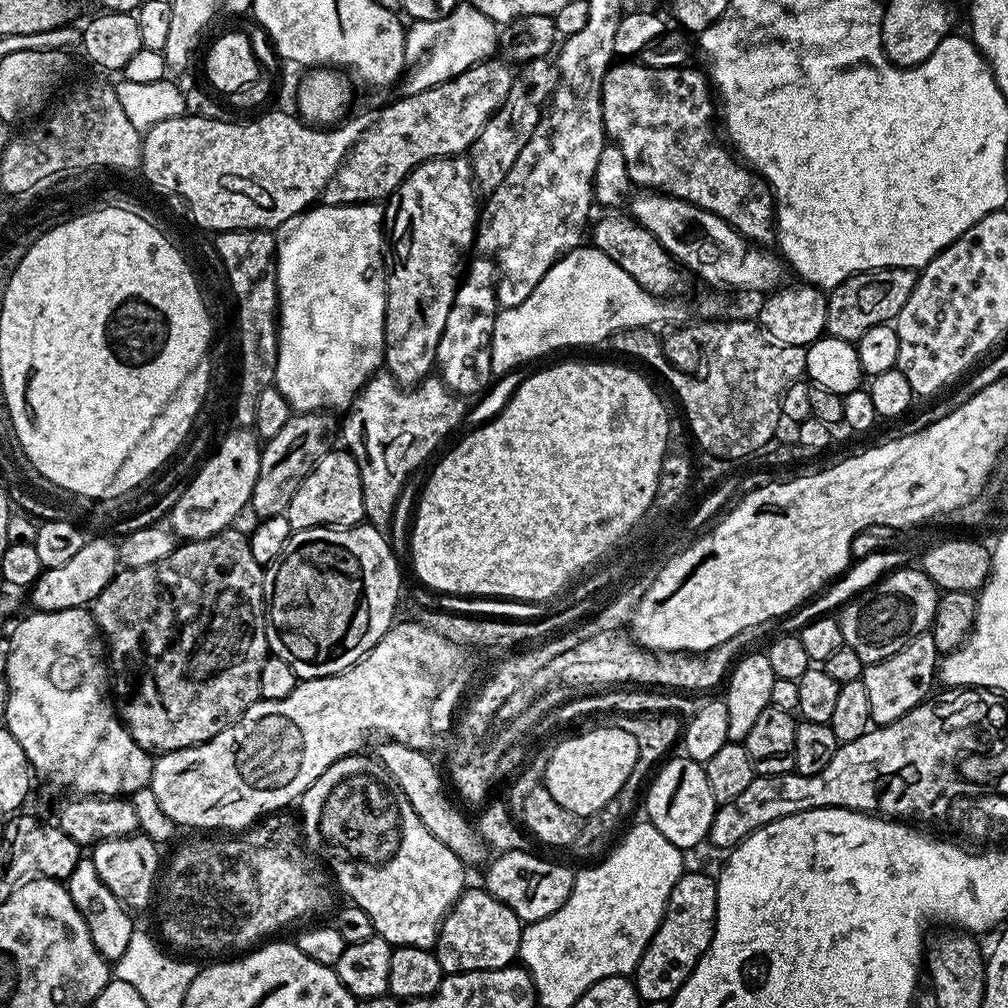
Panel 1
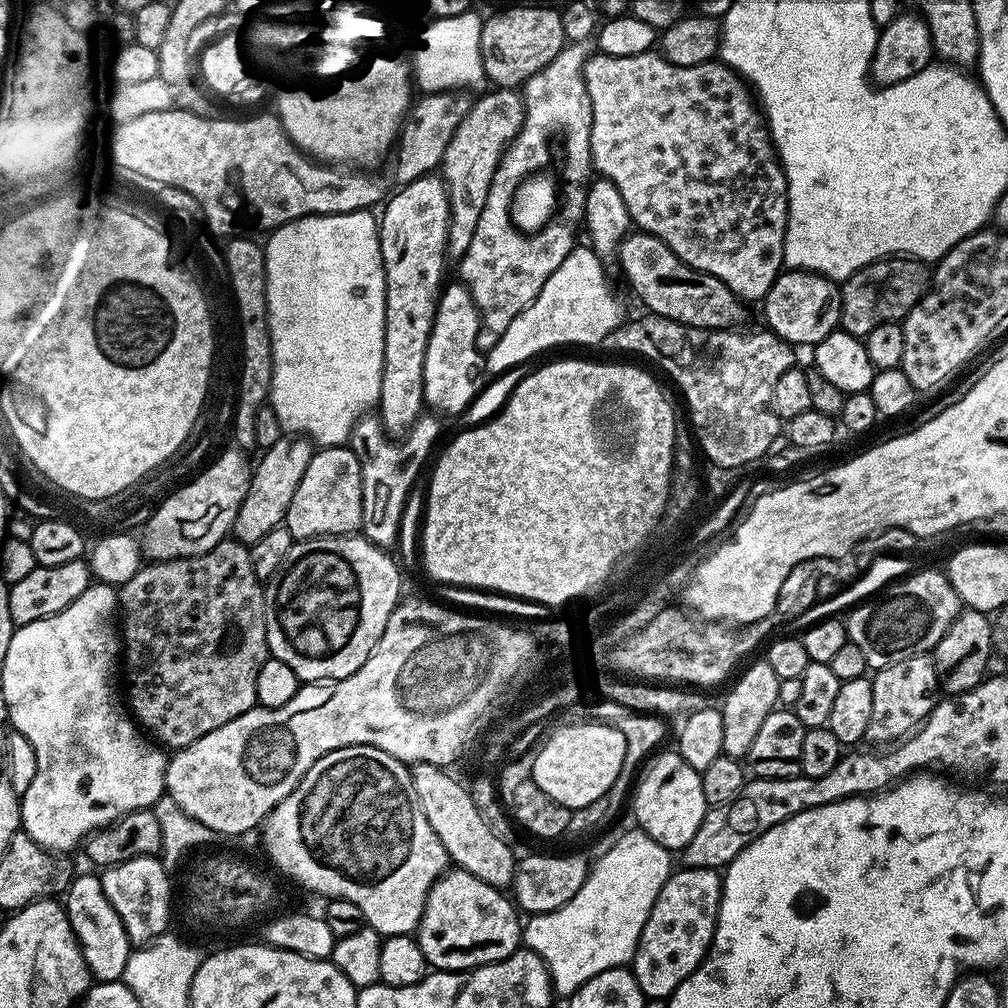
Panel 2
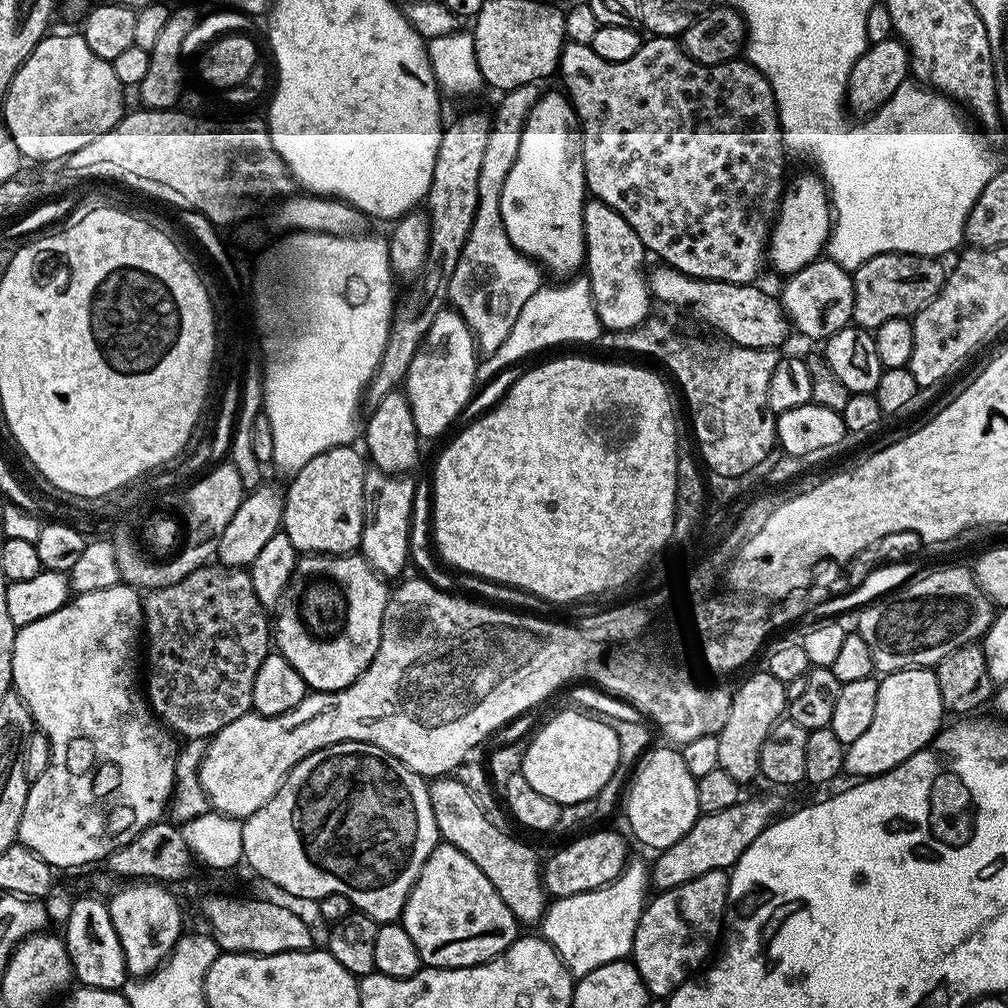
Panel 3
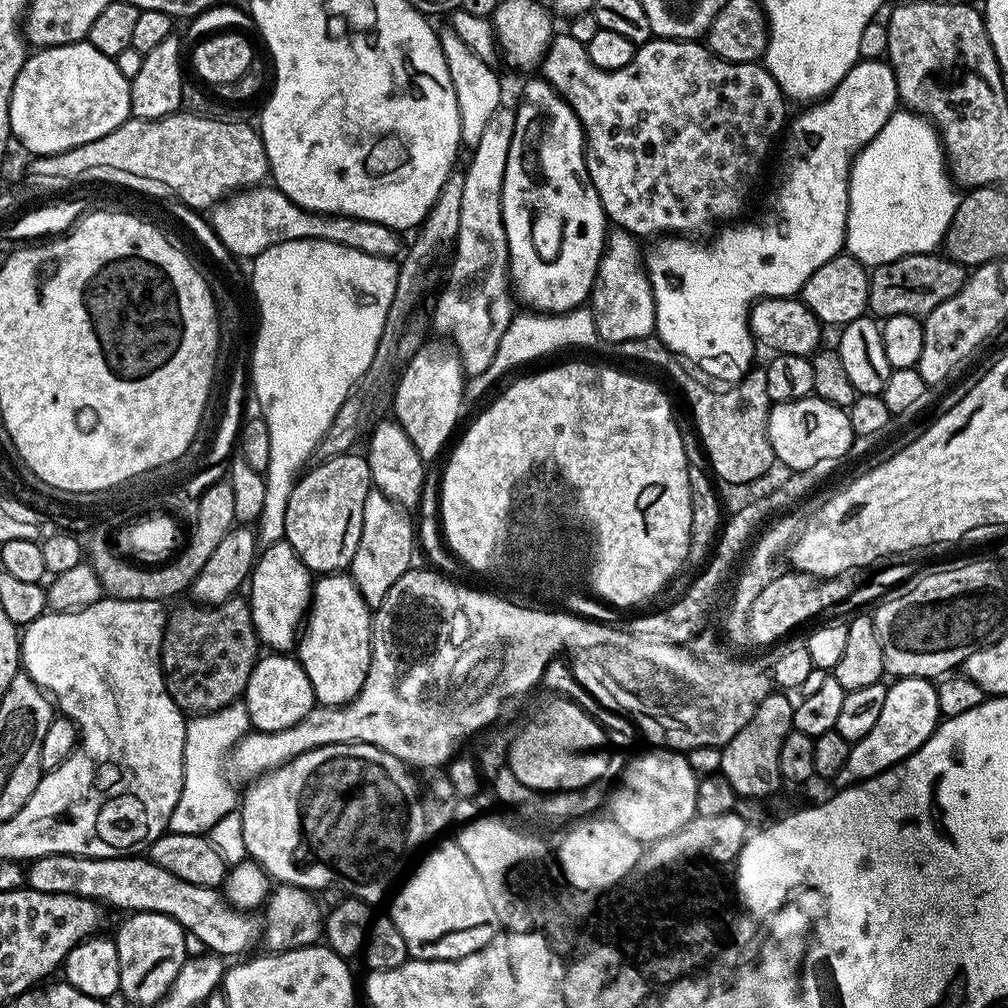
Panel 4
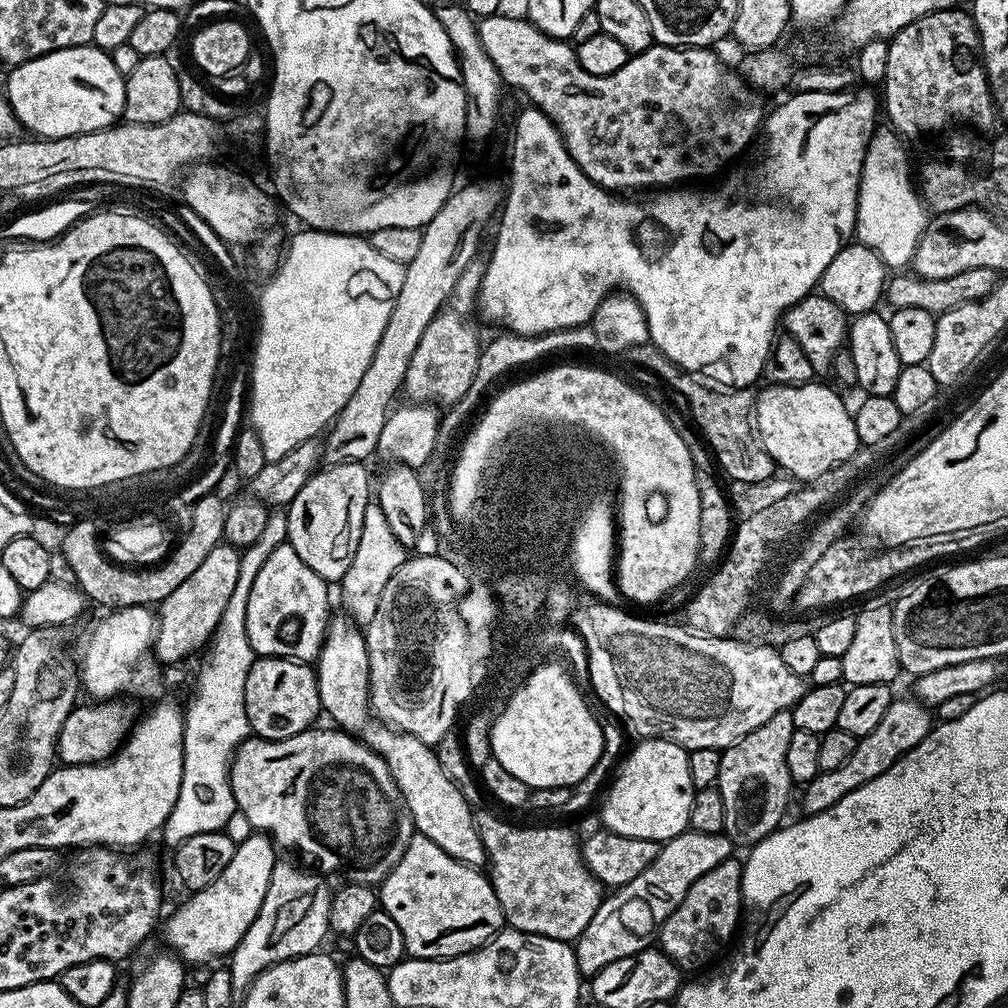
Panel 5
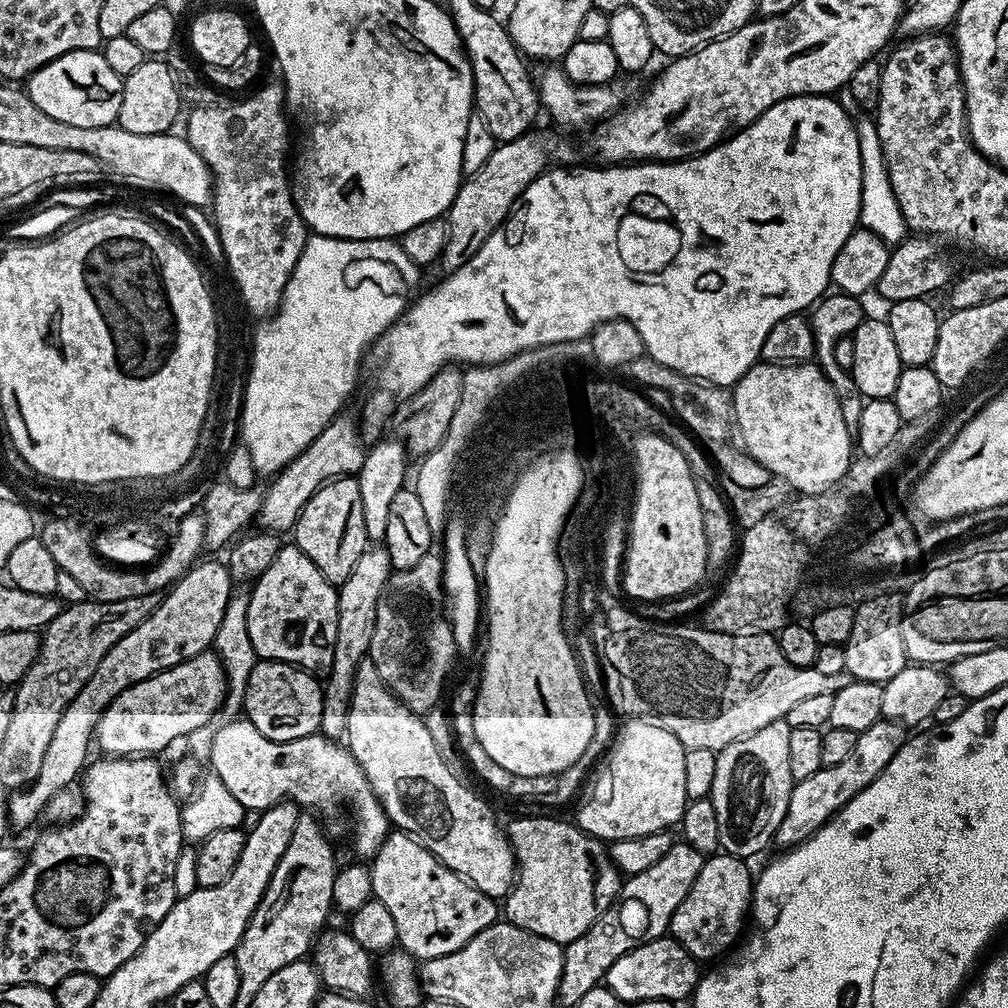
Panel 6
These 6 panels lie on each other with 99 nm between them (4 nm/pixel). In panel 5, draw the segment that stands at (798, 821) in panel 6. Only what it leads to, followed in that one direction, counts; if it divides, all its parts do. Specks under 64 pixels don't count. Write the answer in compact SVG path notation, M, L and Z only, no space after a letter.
M915 698L893 699L890 710L886 710L886 714L882 714L882 722L878 722L878 726L874 730L870 730L870 734L857 739L854 754L850 754L846 763L838 766L838 770L821 771L808 784L803 785L805 808L803 811L811 814L830 810L830 806L842 802L842 798L846 798L846 794L858 790L858 786L866 786L866 782L870 782L874 778L878 778L878 774L890 770L890 766L894 766L894 762L898 762L898 758L902 758L910 750L914 750L914 746L918 746L918 742L922 742L922 738L926 738L933 727L933 713L919 700Z

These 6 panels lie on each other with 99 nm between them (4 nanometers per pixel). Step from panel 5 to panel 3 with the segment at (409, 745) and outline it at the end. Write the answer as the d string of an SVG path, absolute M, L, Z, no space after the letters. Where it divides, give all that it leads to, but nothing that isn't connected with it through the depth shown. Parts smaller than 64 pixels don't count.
M304 554L299 557L292 571L292 577L288 579L288 585L284 587L284 593L280 595L280 600L276 603L274 609L274 644L278 647L279 655L286 658L286 662L290 662L290 666L294 666L294 670L298 670L298 674L302 674L302 678L308 683L309 689L314 692L340 692L346 686L350 686L360 673L364 672L370 666L370 662L374 658L374 654L378 650L378 642L380 641L380 631L382 630L382 614L386 610L386 602L390 595L390 588L385 577L368 565L364 557L359 554L345 554L342 556L326 556L323 554Z

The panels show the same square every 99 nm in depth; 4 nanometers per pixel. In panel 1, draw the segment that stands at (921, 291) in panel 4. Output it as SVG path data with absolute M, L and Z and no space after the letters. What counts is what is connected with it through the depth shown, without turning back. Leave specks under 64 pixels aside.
M875 268L846 278L837 288L831 289L826 310L827 335L853 342L860 340L870 326L892 324L906 306L910 290L914 290L917 273L910 268Z

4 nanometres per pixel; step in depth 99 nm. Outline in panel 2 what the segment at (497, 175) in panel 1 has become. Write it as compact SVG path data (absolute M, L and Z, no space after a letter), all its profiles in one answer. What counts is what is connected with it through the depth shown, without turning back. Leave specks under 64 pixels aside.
M497 87L490 91L485 96L475 97L466 118L462 118L458 130L454 130L454 138L450 138L450 146L446 146L446 154L438 169L448 187L450 222L447 259L452 262L458 262L466 250L470 250L474 230L478 230L478 222L486 206L486 194L490 194L490 182L494 182L494 172L498 170L498 162L524 125L523 95L515 88Z

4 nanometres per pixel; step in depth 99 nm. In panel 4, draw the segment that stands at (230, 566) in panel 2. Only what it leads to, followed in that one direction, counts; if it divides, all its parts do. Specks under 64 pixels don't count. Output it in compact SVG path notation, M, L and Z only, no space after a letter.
M237 594L220 604L205 606L199 602L184 604L167 613L164 641L160 647L160 669L164 671L166 690L170 698L185 714L217 712L227 704L235 704L243 697L252 668L257 662L258 637L252 621L252 606L243 595Z

